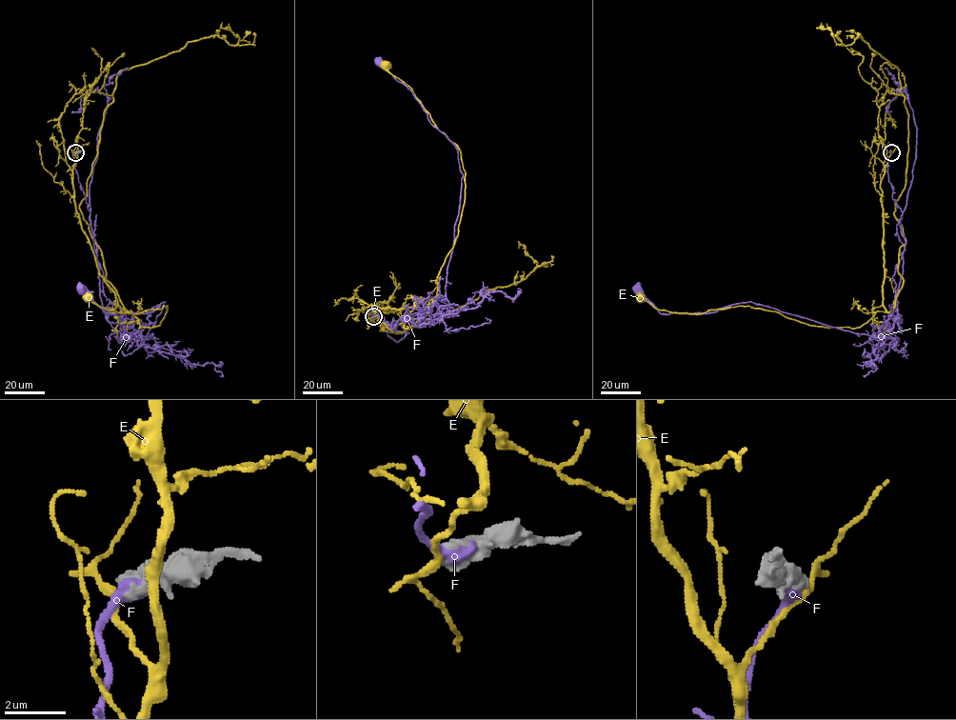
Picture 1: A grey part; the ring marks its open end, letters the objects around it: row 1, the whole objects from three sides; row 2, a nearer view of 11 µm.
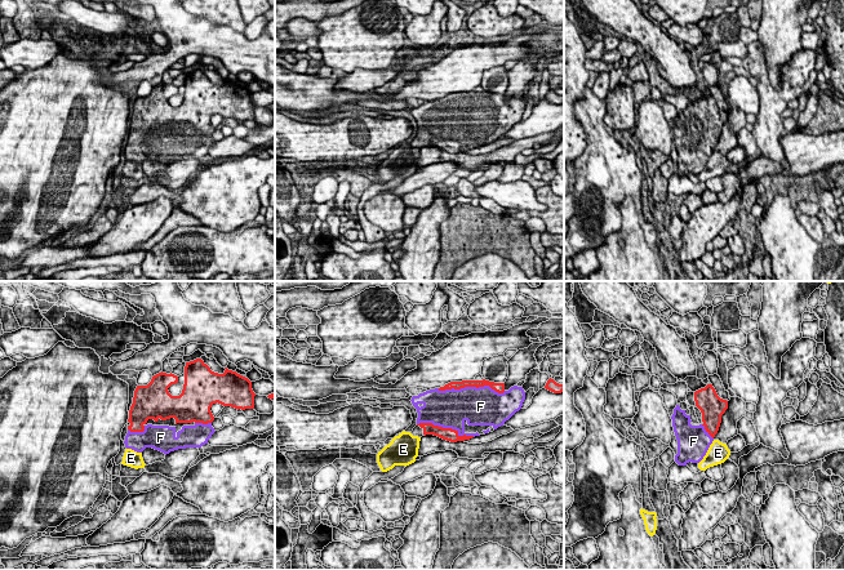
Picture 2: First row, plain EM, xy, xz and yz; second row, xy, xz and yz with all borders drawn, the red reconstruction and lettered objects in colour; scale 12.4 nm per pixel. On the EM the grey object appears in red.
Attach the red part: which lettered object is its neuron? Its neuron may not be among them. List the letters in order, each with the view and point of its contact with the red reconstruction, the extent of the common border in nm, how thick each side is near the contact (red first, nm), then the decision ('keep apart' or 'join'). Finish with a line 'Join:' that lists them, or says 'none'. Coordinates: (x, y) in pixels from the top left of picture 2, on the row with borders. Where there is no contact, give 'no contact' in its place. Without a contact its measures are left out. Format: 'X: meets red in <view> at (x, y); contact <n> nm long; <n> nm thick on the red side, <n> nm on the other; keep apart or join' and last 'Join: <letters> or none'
E: no contact; keep apart
F: meets red in xz at (471, 386); contact 850 nm long; 100 nm thick on the red side, 440 nm on the other; join
Join: F

